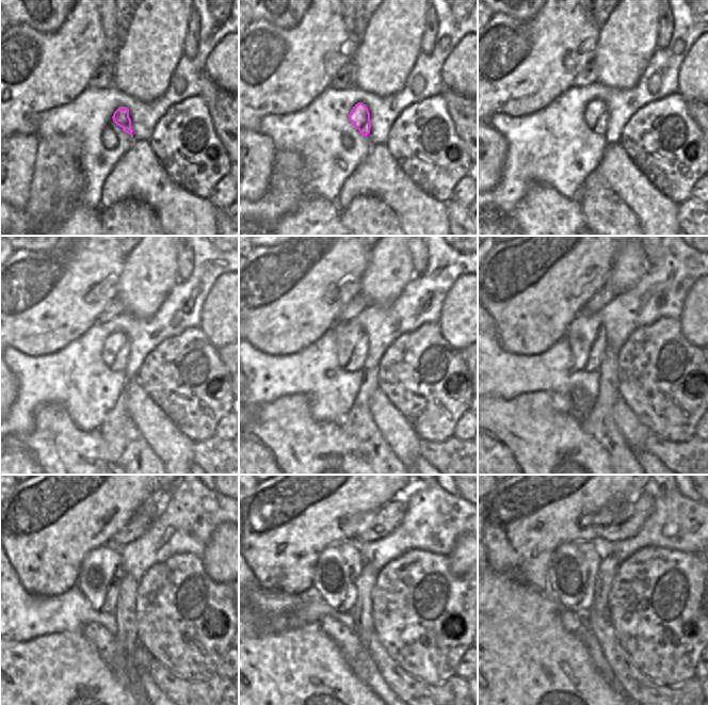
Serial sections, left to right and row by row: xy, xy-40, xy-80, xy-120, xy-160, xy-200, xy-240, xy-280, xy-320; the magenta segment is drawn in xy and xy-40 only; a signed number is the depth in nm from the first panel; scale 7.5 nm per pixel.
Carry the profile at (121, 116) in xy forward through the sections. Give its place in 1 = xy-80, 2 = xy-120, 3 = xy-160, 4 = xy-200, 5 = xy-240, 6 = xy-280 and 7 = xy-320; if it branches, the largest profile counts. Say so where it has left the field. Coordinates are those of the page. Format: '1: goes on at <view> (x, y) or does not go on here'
1: goes on at xy-80 (596, 116)
2: goes on at xy-120 (115, 353)
3: goes on at xy-160 (352, 342)
4: goes on at xy-200 (586, 337)
5: goes on at xy-240 (101, 571)
6: goes on at xy-280 (337, 569)
7: goes on at xy-320 (574, 566)

